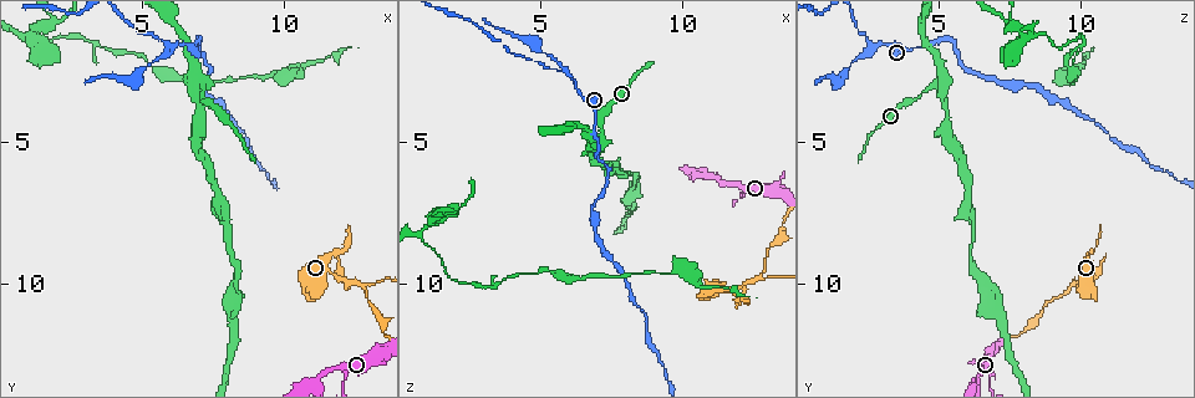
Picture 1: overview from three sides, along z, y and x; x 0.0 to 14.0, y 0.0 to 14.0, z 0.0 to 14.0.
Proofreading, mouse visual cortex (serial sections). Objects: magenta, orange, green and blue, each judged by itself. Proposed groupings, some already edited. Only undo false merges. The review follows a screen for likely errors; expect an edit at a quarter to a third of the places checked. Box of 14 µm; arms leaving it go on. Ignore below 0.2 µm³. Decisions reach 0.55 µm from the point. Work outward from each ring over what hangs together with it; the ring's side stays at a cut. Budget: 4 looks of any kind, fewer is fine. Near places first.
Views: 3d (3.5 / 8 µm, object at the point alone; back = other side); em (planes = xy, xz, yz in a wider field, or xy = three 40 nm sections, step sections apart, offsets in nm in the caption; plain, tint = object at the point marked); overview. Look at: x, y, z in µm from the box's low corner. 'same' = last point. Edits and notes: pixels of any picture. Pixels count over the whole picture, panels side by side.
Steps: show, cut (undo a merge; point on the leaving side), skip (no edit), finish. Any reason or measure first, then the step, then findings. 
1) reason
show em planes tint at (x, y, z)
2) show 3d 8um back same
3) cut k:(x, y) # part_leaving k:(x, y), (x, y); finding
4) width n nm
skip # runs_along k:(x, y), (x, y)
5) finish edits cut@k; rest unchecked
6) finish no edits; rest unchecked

a narrow waist
show 3d 3.5um at (5.4, 1.3, 2.5)

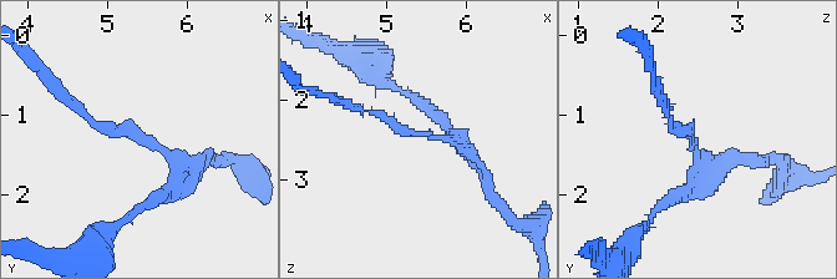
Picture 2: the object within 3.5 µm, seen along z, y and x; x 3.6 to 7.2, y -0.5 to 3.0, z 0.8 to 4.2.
need the tissue
show em planes tint at (5.35, 1.30, 2.45)

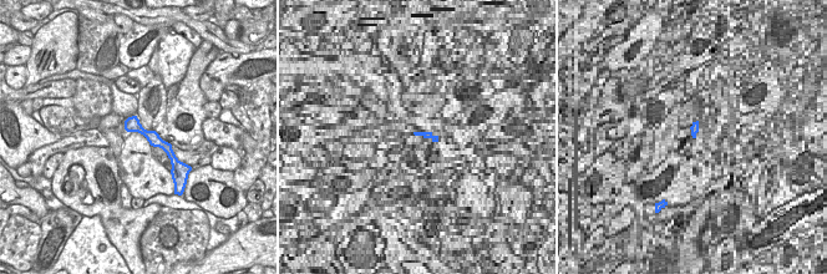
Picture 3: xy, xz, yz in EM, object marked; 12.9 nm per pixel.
width 190 nm
skip # runs_along 2:(483, 171), (449, 140), (353, 107); continuous, no second cell

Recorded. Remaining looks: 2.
a fork
show 3d 3.5um at (7.1, 3.0, 5.1)

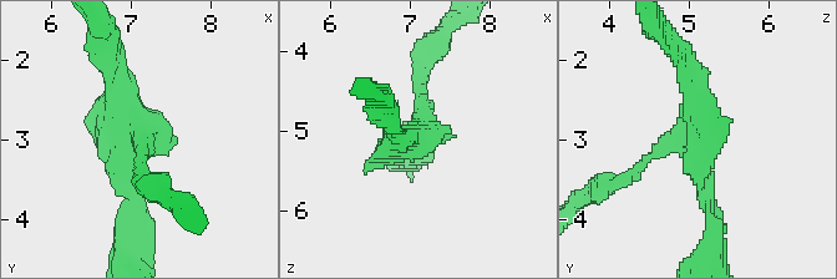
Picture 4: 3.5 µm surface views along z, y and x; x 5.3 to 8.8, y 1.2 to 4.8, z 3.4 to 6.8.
need the tissue
show em xy step 5 tint at (7.10, 2.95, 5.10)

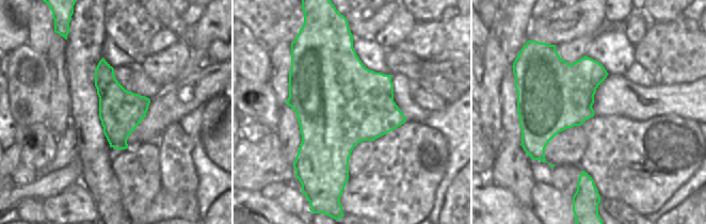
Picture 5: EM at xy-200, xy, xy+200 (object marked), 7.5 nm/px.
width 650 nm
skip # runs_along 4:(627, 177), (700, 135), (706, 197); continuous, no second cell

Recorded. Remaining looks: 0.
finish no edits; rest unchecked

